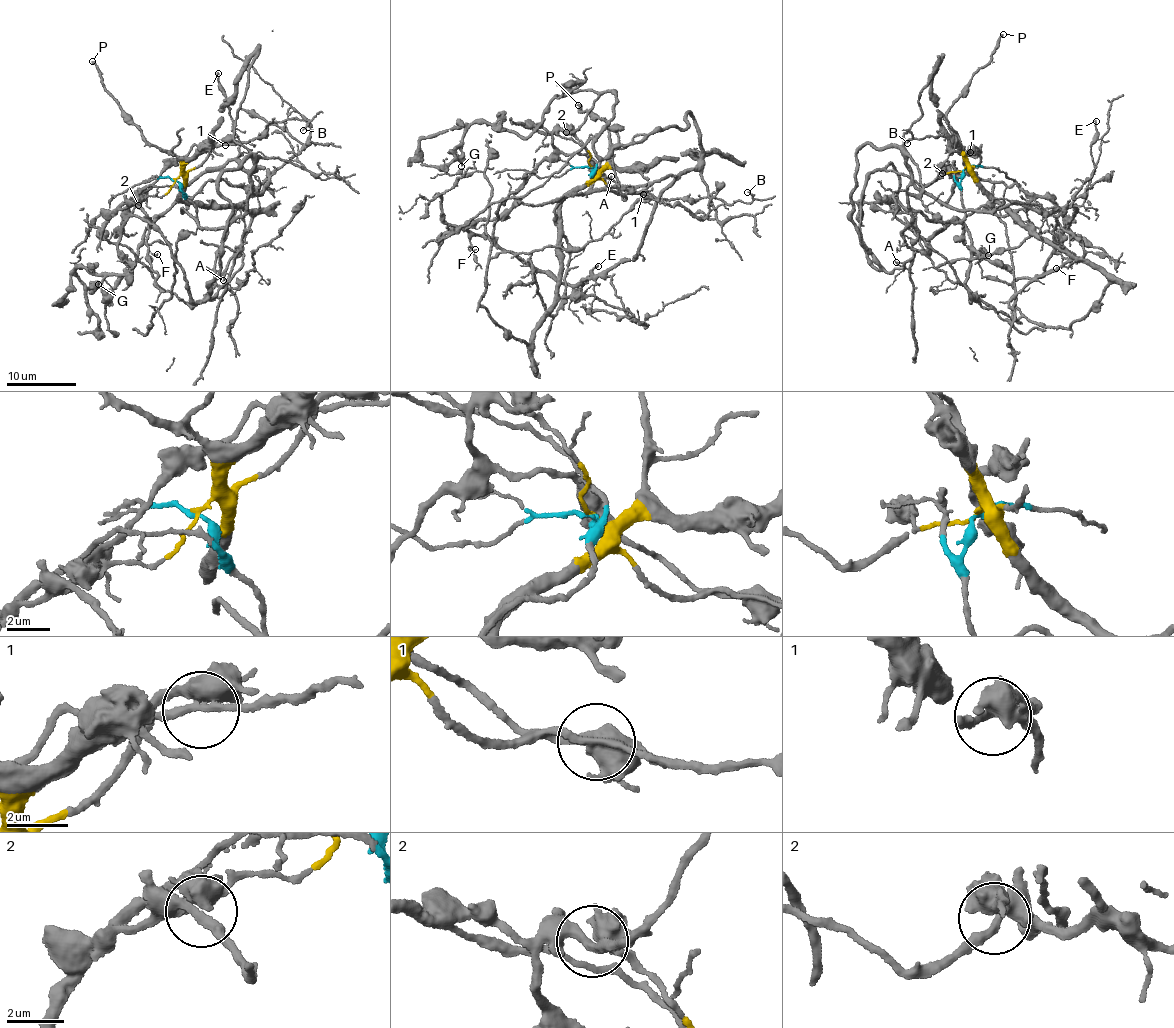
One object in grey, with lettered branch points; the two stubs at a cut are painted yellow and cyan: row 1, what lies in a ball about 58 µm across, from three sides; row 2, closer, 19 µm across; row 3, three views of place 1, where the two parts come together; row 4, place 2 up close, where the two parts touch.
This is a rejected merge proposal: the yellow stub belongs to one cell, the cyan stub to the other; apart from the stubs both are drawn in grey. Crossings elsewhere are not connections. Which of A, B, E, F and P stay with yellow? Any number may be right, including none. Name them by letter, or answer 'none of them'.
B, P

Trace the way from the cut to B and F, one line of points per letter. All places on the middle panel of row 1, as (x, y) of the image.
B: (591, 168), (608, 188), (622, 194), (667, 200), (712, 196), (728, 205), (737, 200), (750, 202), (747, 192)
F: (589, 167), (592, 186), (583, 195), (674, 176), (632, 260), (574, 285), (480, 235), (468, 246), (475, 249)

